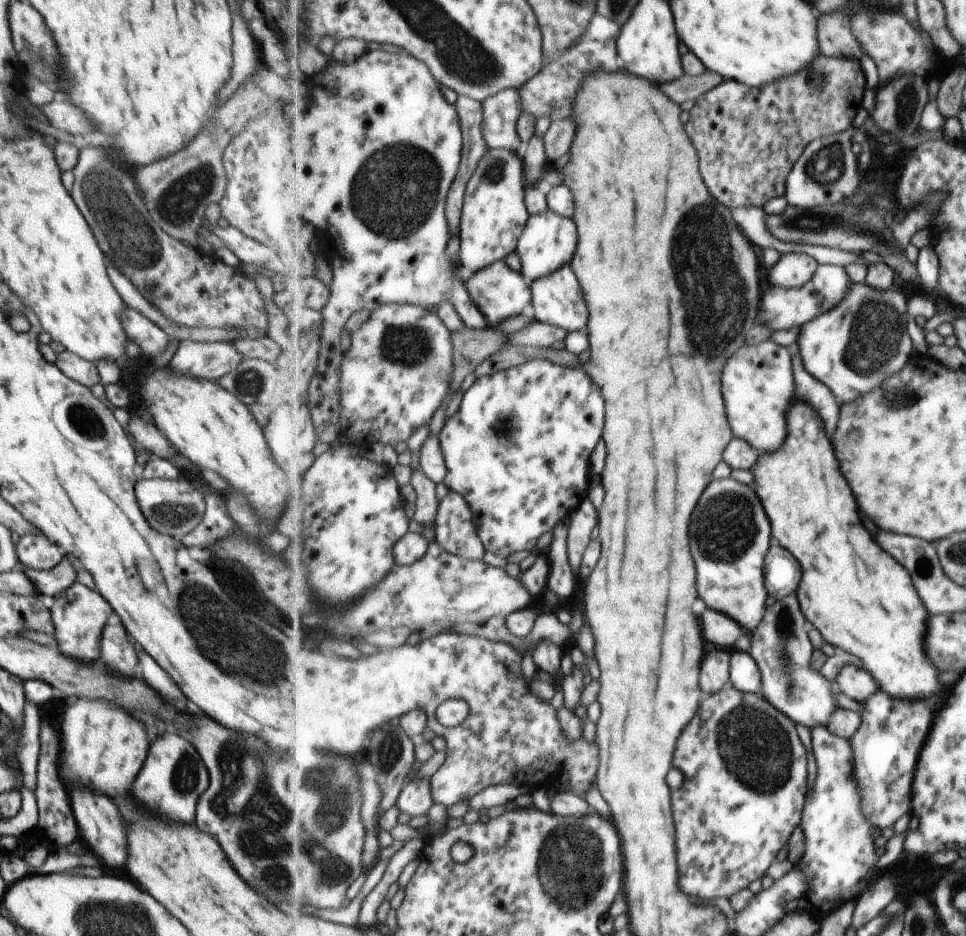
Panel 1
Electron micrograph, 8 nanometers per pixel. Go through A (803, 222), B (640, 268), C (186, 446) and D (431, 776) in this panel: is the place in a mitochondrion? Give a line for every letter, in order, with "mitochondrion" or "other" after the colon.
A: mitochondrion
B: other
C: other
D: other

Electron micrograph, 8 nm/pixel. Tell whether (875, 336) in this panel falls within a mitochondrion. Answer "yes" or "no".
yes

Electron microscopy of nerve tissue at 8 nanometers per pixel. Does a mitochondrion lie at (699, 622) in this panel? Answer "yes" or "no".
no

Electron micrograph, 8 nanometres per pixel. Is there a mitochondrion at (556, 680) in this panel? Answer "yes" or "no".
no

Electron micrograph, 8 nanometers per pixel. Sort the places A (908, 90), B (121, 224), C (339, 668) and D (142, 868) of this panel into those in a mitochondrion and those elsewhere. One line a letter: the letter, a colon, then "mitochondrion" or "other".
A: mitochondrion
B: mitochondrion
C: other
D: other

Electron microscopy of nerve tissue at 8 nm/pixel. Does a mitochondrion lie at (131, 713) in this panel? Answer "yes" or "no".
no

